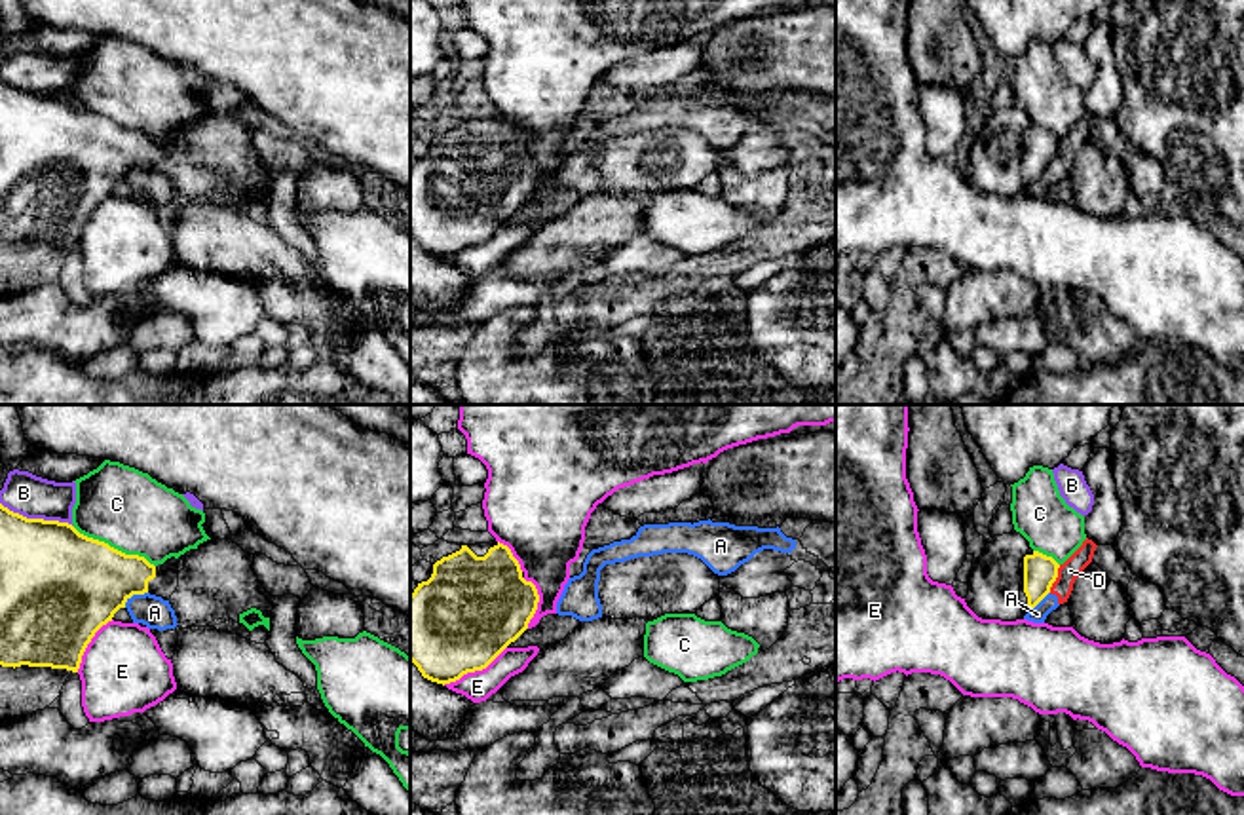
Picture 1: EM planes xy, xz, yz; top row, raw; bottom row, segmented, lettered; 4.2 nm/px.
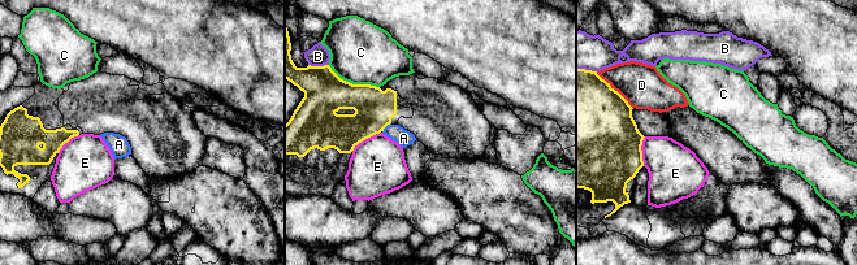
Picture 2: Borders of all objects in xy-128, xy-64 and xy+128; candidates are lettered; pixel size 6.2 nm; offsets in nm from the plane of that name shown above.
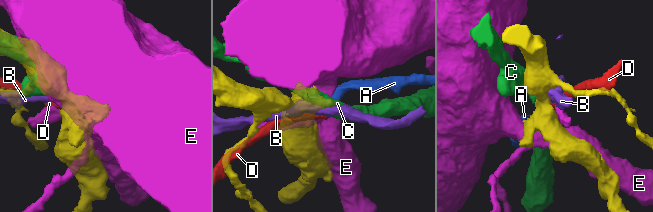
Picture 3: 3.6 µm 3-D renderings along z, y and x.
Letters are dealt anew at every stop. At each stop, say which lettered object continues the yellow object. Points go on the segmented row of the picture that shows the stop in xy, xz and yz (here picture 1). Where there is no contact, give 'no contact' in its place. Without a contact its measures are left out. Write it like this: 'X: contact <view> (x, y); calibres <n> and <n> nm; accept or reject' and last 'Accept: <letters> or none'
A: contact xy (133, 593); calibres 400 and 140 nm; reject
B: contact xy (37, 519); calibres 440 and 180 nm; reject
C: contact xy (113, 548); calibres 460 and 340 nm; reject
D: contact yz (1056, 576); calibres 140 and 90 nm; reject
E: contact xz (473, 671); calibres 440 and 130 nm; reject
Accept: none

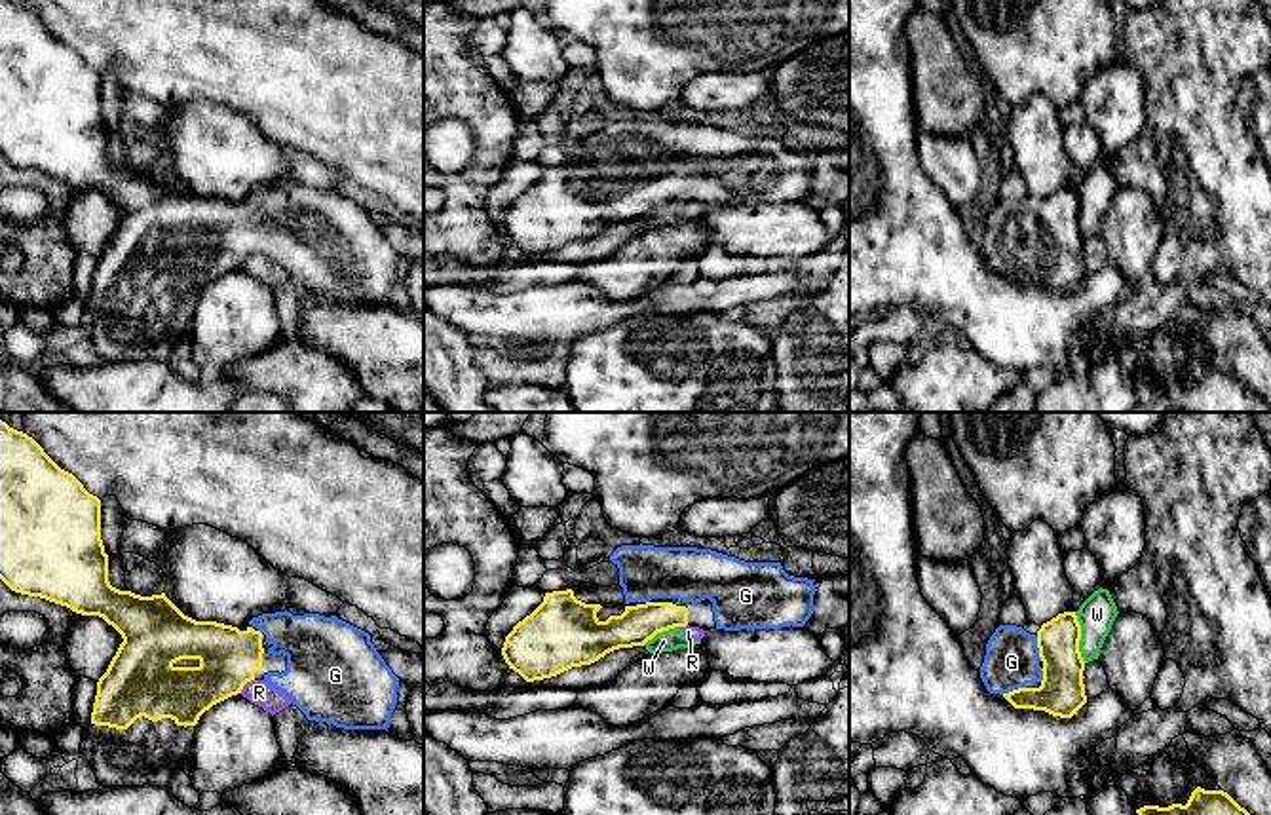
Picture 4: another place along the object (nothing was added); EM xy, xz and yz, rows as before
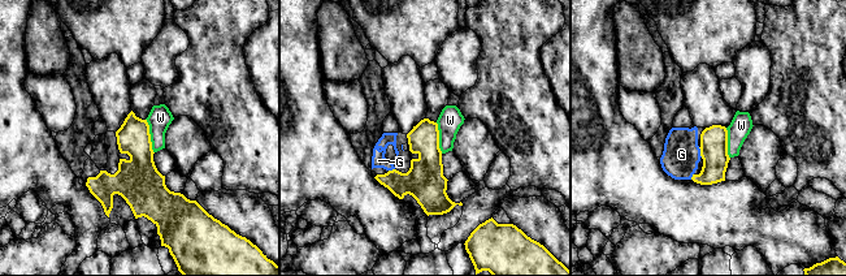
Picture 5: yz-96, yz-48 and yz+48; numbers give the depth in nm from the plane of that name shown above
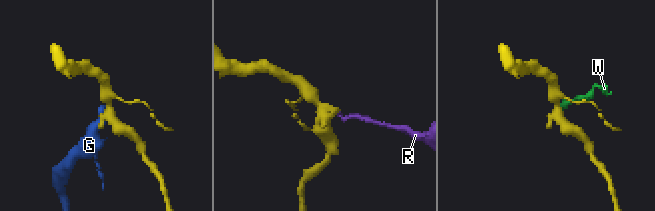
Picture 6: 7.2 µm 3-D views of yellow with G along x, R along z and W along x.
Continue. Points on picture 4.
G: contact yz (1038, 646); calibres 190 and 240 nm; accept
R: contact xy (246, 682); calibres 260 and 110 nm; reject
W: contact yz (1080, 637); calibres 190 and 160 nm; reject
Accept: G

